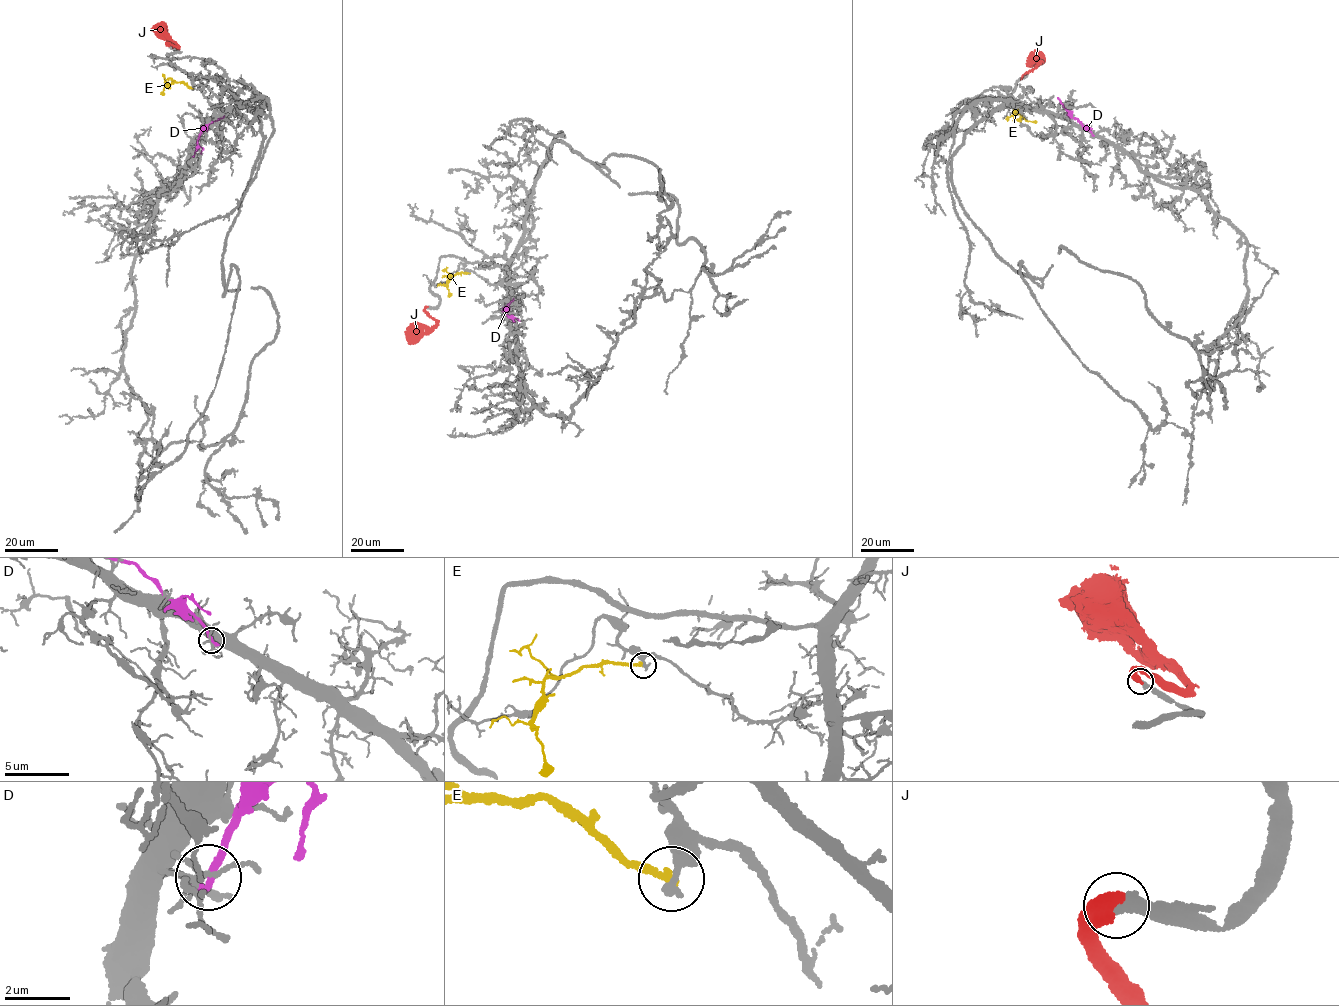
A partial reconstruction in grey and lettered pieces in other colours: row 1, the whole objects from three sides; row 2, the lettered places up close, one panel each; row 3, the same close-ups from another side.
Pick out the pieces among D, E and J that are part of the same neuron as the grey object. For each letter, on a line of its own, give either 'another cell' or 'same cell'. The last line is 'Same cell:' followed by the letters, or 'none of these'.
D: another cell
E: another cell
J: same cell
Same cell: J

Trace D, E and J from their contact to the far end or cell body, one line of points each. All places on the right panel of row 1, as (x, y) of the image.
D: (1092, 134), (1070, 116), (1058, 97)
E: (1018, 110), (1013, 111), (1015, 118), (1036, 121)
J: (1022, 78), (1037, 65), (1041, 53)

